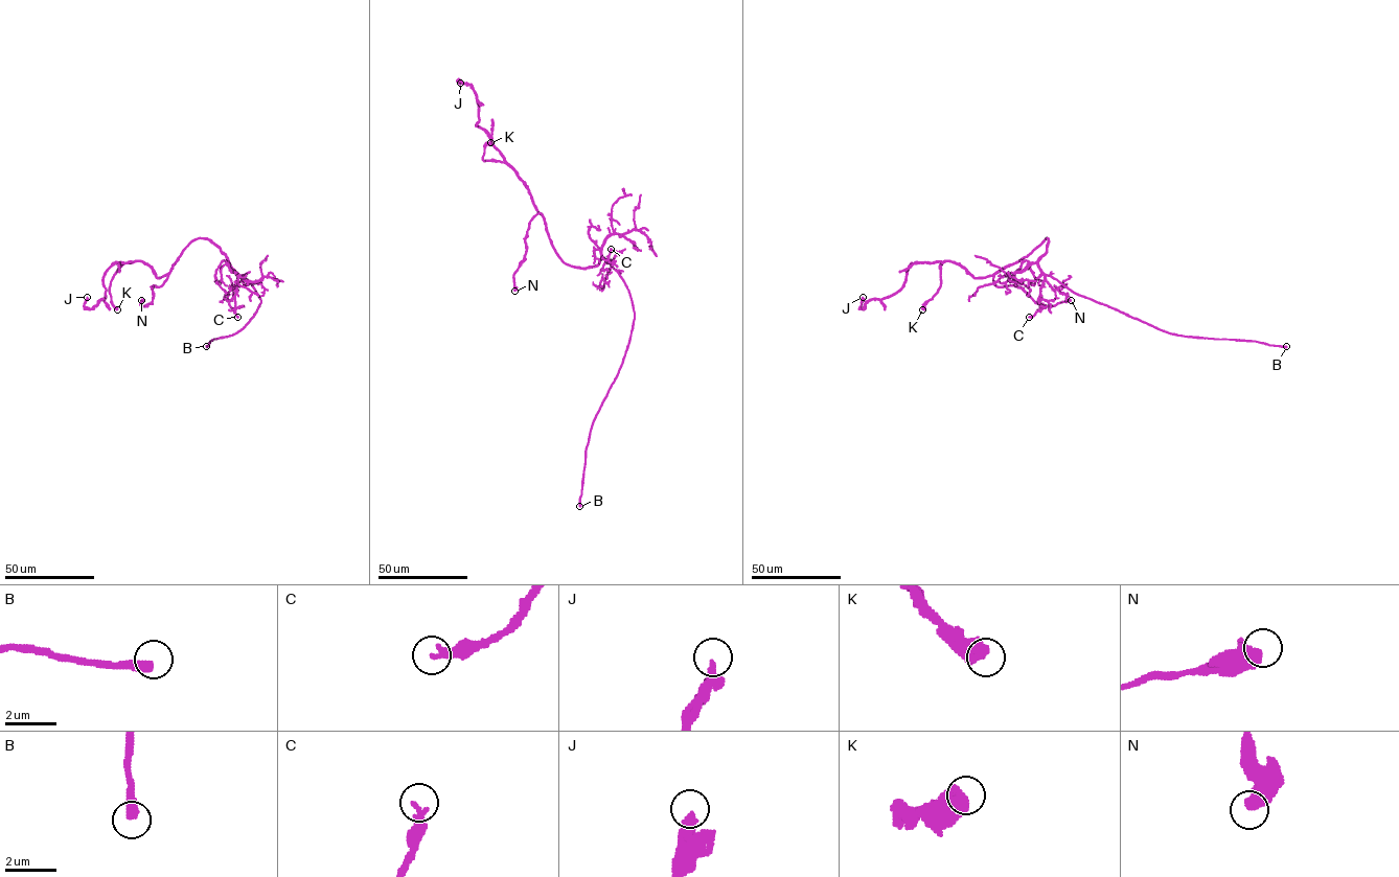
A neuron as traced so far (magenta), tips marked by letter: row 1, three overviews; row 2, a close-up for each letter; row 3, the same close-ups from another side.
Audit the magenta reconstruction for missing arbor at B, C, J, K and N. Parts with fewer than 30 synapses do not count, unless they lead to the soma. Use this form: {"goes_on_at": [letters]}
{"goes_on_at": ["B"]}

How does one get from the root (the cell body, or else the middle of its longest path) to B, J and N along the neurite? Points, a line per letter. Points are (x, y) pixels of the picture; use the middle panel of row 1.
B: (596, 264), (604, 258), (618, 273), (629, 295), (635, 317), (623, 362), (592, 427), (579, 506)
J: (596, 264), (573, 267), (558, 255), (528, 188), (491, 137), (477, 125), (476, 92), (460, 83)
N: (596, 264), (566, 264), (537, 213), (513, 275), (514, 291)

